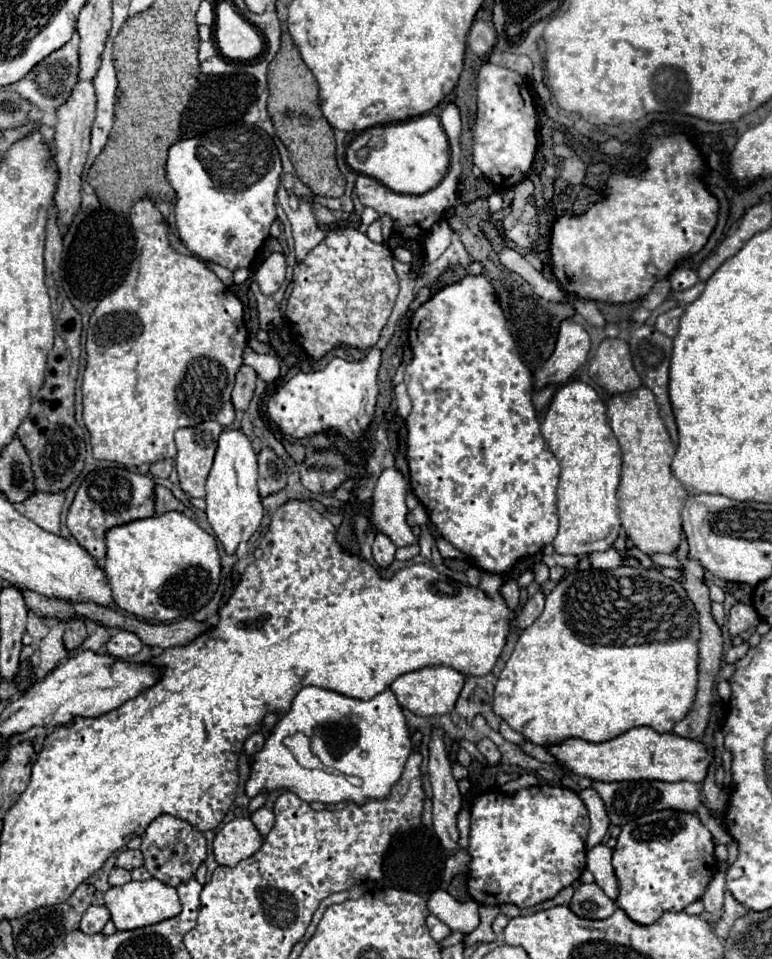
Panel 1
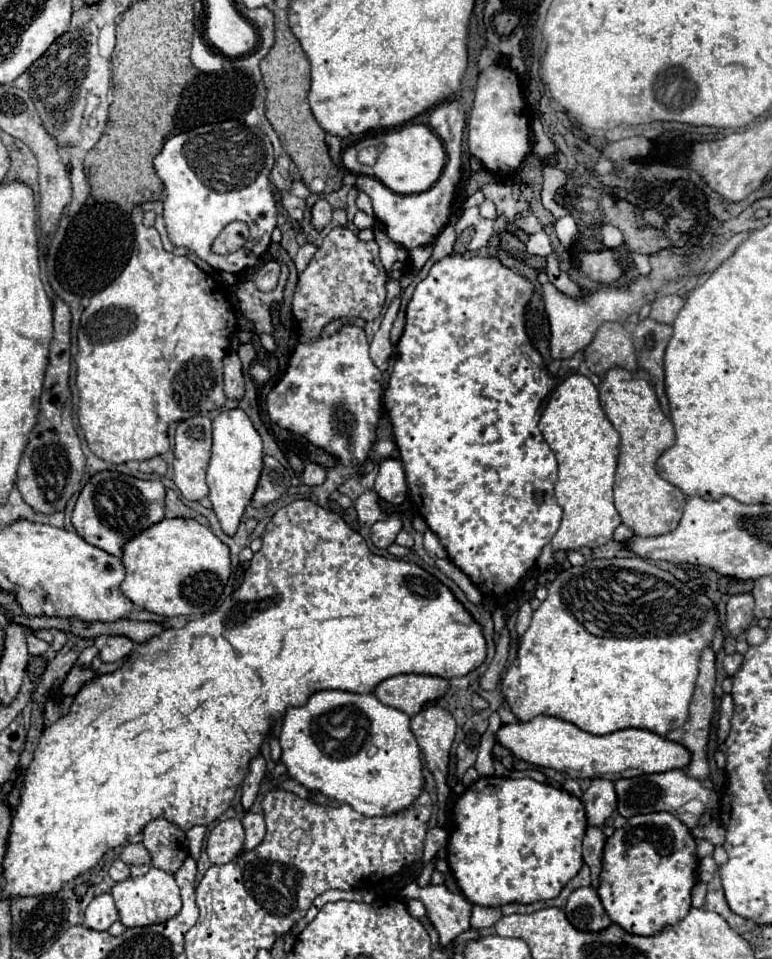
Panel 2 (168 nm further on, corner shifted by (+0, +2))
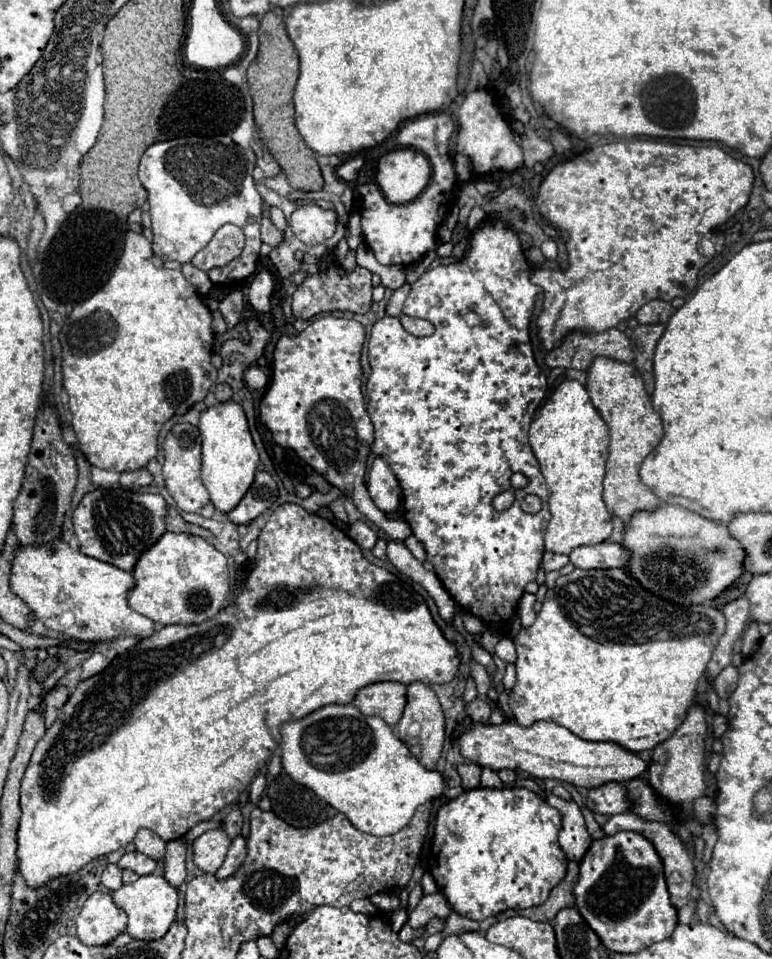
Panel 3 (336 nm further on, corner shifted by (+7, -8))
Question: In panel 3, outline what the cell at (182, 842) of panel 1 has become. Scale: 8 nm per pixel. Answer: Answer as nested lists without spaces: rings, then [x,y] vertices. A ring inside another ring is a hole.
[[[151,829],[137,831],[133,843],[137,845],[139,853],[145,853],[145,855],[157,859],[157,861],[161,861],[163,855],[165,855],[165,841],[157,833],[153,833]]]

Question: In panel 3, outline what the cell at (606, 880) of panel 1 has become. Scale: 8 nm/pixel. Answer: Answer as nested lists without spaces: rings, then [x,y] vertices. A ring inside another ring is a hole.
[[[549,795],[547,803],[561,813],[561,831],[559,831],[559,847],[571,861],[581,861],[593,839],[587,833],[583,813],[575,801],[565,801],[557,795]]]

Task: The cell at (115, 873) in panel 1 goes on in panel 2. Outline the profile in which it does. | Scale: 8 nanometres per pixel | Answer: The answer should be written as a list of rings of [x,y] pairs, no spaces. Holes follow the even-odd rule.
[[[116,859],[110,867],[110,877],[114,881],[124,881],[124,879],[128,879],[128,875],[130,875],[130,867],[126,863],[122,863],[120,859]]]

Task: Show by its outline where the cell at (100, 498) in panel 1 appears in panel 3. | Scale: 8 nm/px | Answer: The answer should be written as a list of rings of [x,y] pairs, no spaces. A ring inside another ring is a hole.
[[[123,487],[95,489],[81,499],[73,513],[73,527],[81,553],[123,571],[133,571],[139,555],[153,547],[165,533],[165,511],[167,503],[157,493],[133,493]]]

